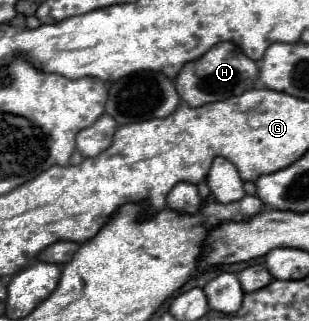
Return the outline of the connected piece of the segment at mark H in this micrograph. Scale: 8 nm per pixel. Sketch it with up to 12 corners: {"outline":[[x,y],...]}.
{"outline":[[220,42],[176,76],[190,106],[252,88],[258,66]]}

